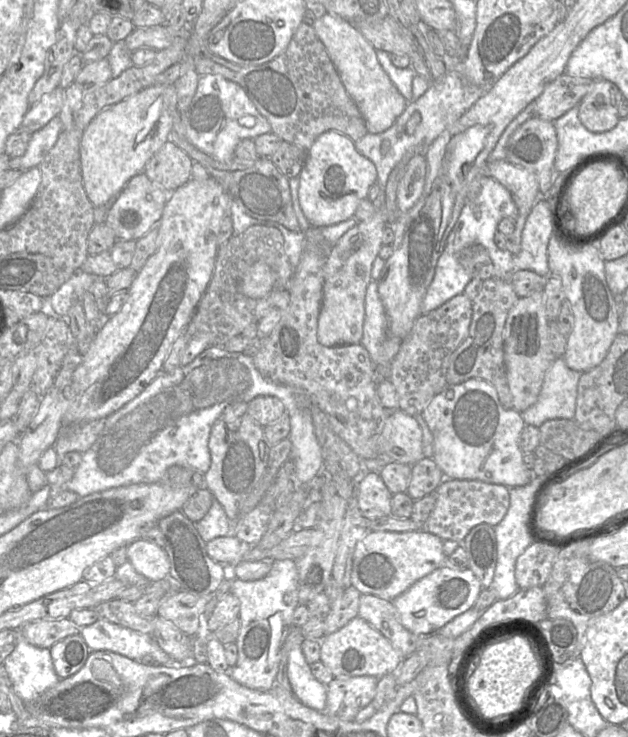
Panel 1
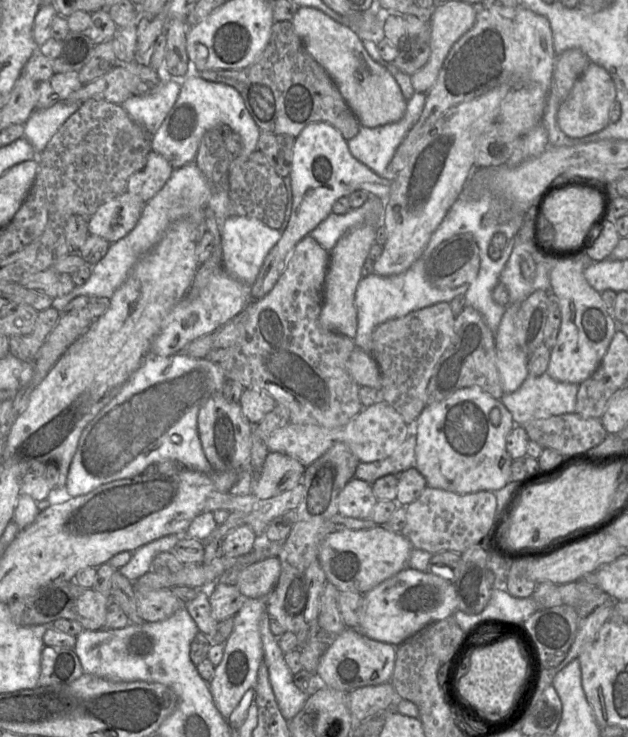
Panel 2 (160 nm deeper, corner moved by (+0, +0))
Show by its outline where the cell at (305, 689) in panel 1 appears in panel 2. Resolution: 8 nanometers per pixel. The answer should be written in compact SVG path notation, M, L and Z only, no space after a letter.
M264 613L260 621L263 661L267 666L280 712L289 721L301 711L309 696L294 684L293 673L285 662L284 652L278 645L278 637L270 631L269 623L270 617Z

